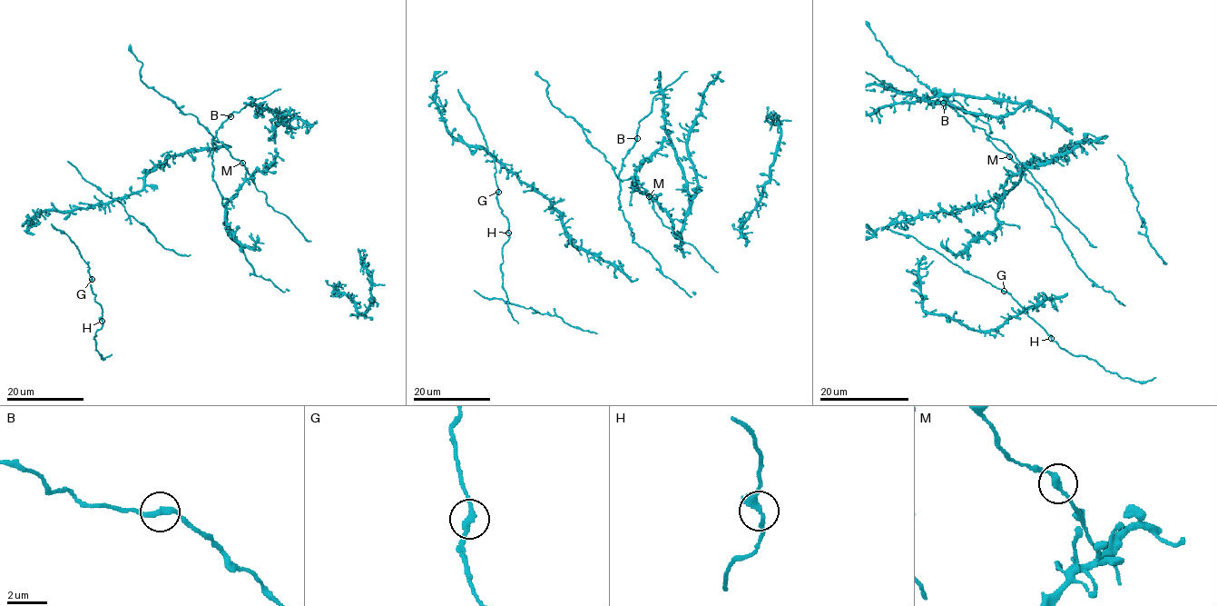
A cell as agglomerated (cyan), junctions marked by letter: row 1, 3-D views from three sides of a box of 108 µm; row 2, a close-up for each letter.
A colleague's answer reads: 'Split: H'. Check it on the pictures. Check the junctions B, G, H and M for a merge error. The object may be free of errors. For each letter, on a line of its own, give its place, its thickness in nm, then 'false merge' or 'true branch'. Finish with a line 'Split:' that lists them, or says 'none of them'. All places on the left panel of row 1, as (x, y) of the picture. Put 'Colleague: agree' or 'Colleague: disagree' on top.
Colleague: disagree
B: (230, 116) | 240 nm | true branch
G: (92, 279) | 260 nm | true branch
H: (102, 321) | 280 nm | true branch
M: (242, 163) | 260 nm | true branch
Split: none of them

